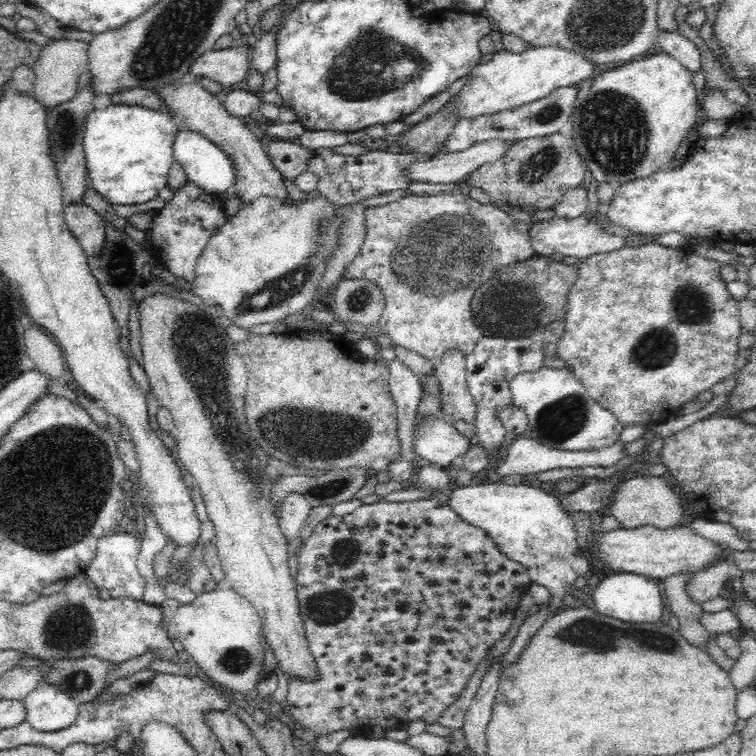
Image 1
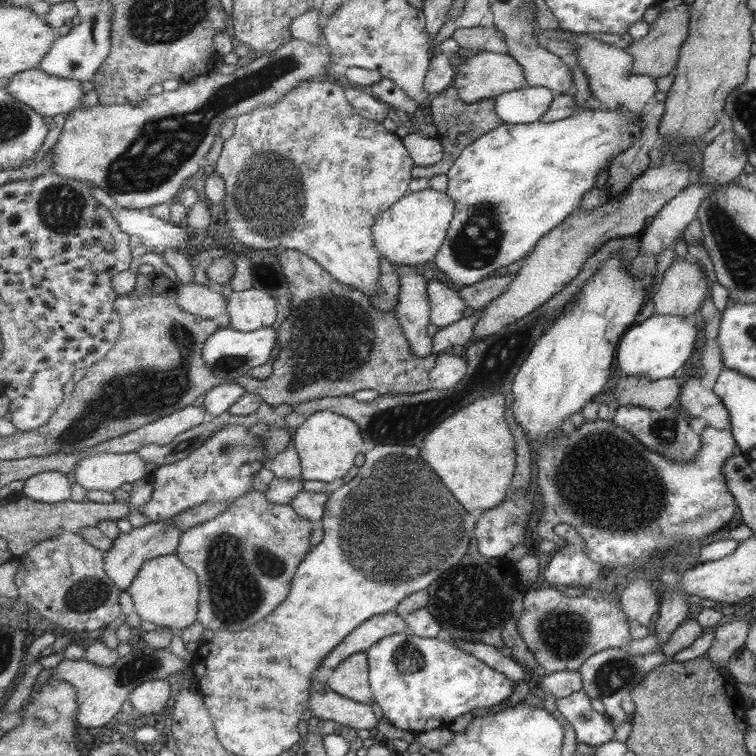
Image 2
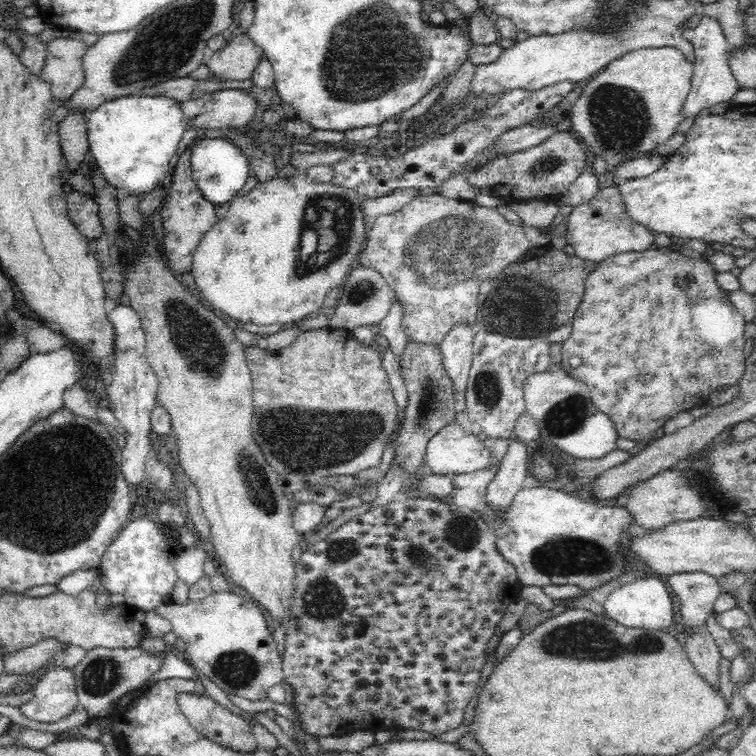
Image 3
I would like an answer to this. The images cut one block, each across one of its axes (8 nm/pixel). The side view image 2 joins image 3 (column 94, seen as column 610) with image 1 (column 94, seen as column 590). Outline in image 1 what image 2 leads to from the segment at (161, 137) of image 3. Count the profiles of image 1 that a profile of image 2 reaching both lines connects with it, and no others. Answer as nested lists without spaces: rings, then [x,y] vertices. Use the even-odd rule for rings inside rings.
[[[112,104],[100,110],[94,109],[87,118],[83,136],[85,166],[88,170],[89,186],[106,196],[112,204],[144,204],[156,198],[158,190],[166,186],[173,158],[173,142],[178,132],[173,117],[164,110],[158,111],[144,106]]]

